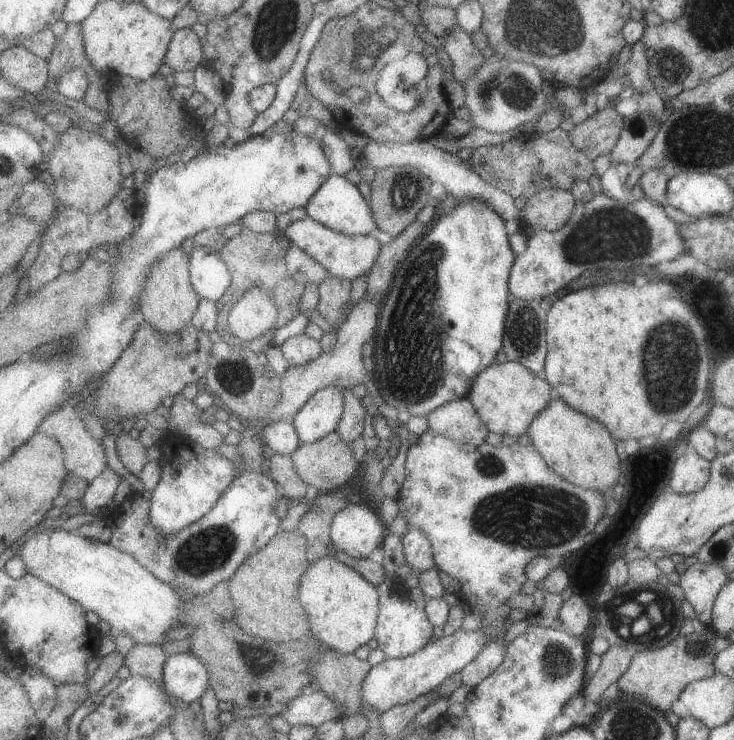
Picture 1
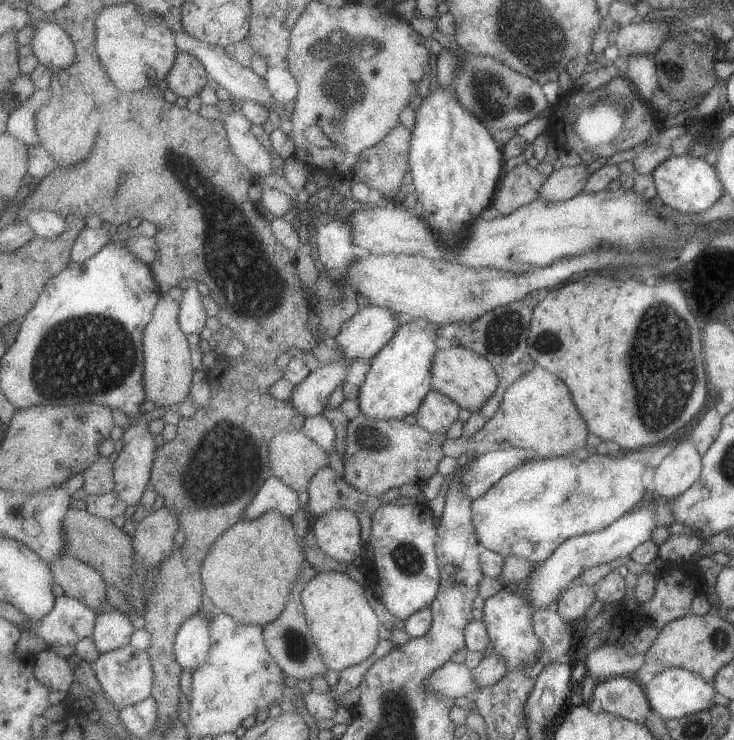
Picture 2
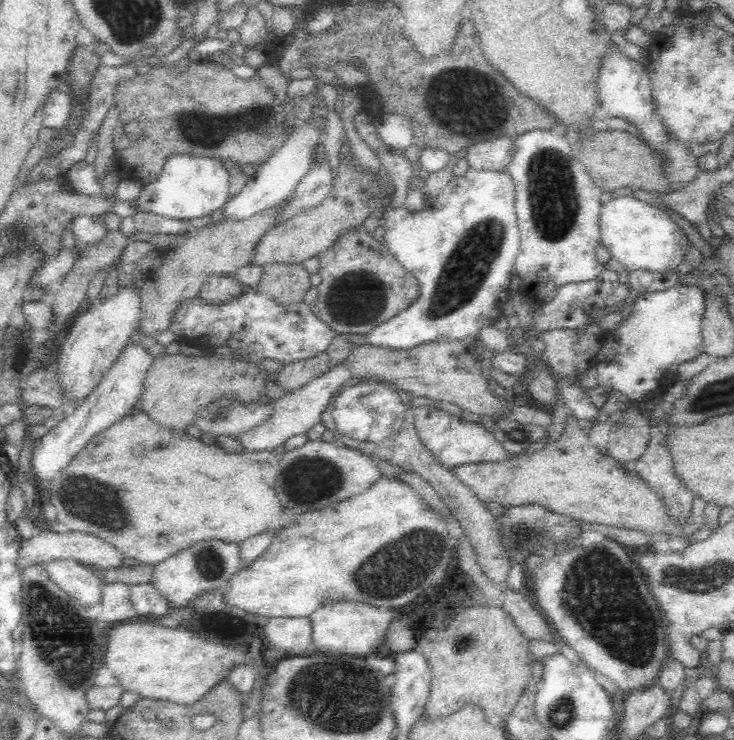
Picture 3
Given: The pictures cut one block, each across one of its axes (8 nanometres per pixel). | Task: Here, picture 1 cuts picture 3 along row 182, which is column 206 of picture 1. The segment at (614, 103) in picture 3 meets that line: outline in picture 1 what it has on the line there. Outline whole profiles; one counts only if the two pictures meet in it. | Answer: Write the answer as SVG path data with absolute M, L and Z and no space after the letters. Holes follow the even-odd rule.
M194 653L169 656L164 668L164 686L173 698L191 704L201 700L210 686L211 671Z

